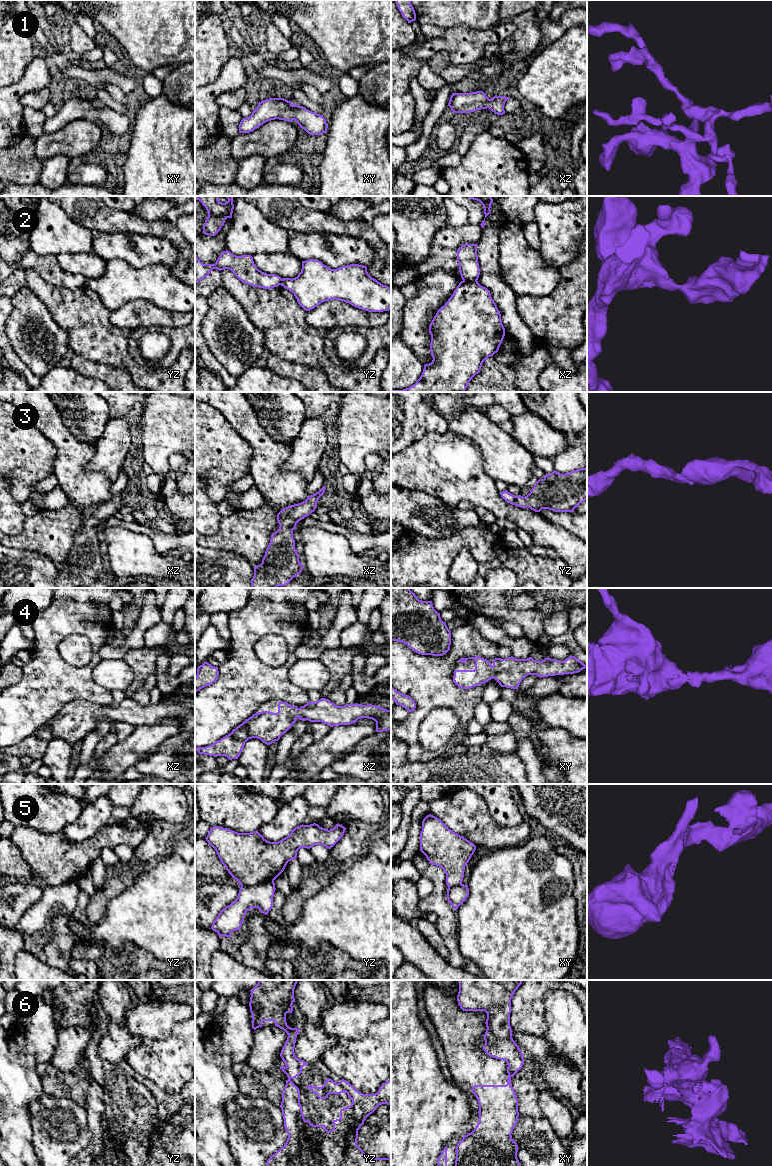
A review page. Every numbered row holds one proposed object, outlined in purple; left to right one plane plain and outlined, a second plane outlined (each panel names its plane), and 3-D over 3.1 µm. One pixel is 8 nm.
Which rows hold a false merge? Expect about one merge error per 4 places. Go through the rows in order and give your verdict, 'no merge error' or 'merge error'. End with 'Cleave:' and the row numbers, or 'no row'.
1: no merge error
2: merge error
3: no merge error
4: no merge error
5: merge error
6: merge error
Cleave: 2, 5, 6

